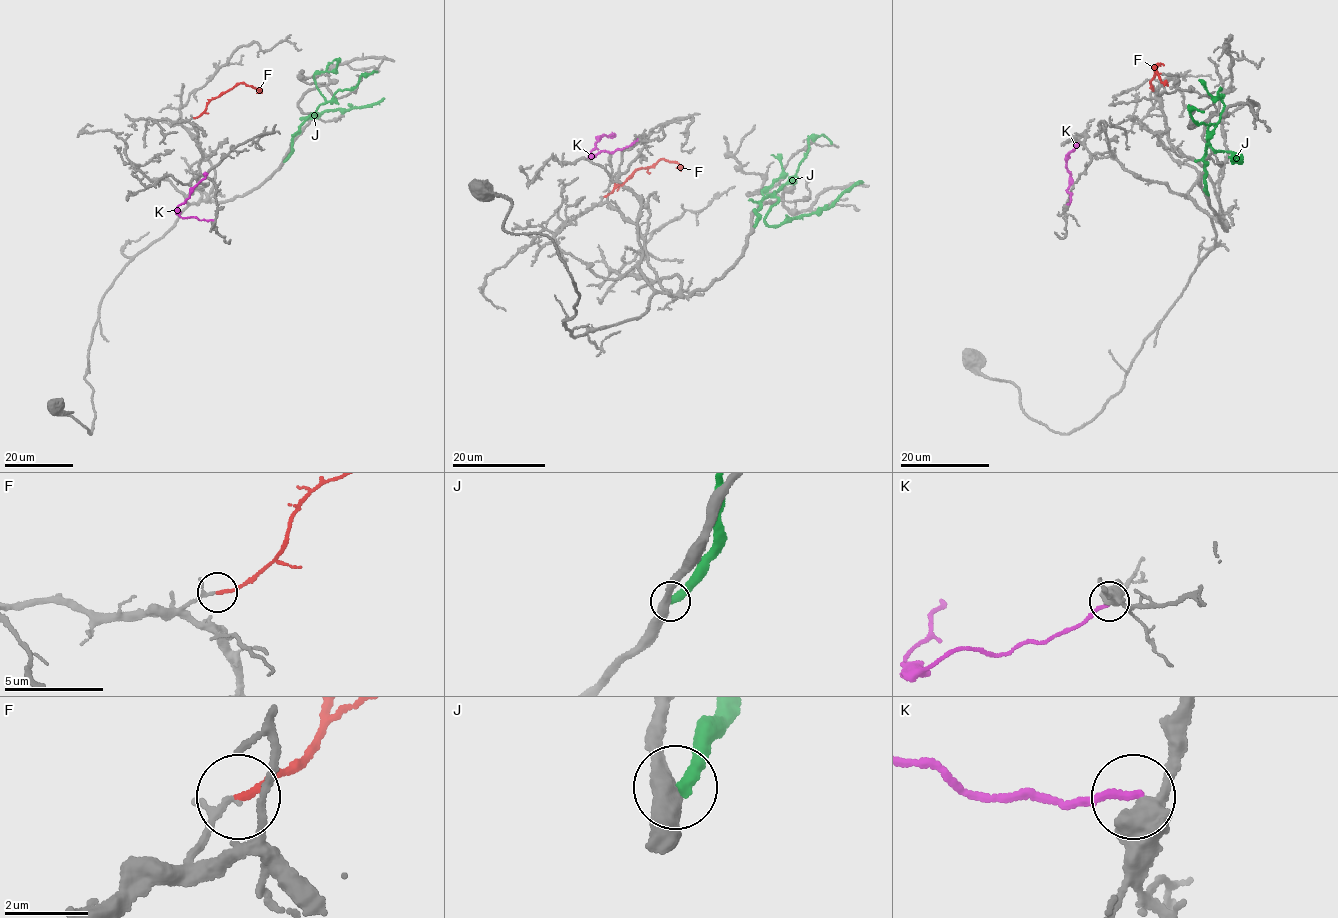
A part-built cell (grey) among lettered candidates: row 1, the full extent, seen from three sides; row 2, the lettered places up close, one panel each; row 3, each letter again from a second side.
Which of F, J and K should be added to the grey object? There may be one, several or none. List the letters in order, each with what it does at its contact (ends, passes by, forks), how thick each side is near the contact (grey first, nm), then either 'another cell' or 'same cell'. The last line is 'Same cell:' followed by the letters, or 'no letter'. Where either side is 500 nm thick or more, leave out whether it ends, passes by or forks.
F: it ends; calibres 120 and 150 nm; same cell
J: it ends; calibres 440 and 360 nm; another cell
K: it ends; calibres 440 and 190 nm; another cell
Same cell: F

